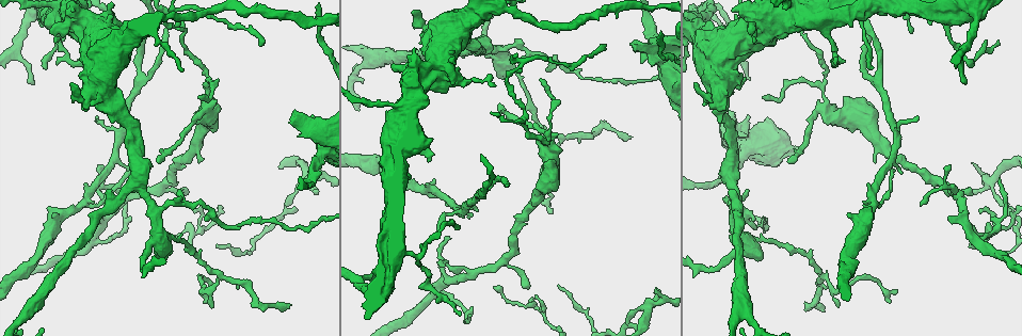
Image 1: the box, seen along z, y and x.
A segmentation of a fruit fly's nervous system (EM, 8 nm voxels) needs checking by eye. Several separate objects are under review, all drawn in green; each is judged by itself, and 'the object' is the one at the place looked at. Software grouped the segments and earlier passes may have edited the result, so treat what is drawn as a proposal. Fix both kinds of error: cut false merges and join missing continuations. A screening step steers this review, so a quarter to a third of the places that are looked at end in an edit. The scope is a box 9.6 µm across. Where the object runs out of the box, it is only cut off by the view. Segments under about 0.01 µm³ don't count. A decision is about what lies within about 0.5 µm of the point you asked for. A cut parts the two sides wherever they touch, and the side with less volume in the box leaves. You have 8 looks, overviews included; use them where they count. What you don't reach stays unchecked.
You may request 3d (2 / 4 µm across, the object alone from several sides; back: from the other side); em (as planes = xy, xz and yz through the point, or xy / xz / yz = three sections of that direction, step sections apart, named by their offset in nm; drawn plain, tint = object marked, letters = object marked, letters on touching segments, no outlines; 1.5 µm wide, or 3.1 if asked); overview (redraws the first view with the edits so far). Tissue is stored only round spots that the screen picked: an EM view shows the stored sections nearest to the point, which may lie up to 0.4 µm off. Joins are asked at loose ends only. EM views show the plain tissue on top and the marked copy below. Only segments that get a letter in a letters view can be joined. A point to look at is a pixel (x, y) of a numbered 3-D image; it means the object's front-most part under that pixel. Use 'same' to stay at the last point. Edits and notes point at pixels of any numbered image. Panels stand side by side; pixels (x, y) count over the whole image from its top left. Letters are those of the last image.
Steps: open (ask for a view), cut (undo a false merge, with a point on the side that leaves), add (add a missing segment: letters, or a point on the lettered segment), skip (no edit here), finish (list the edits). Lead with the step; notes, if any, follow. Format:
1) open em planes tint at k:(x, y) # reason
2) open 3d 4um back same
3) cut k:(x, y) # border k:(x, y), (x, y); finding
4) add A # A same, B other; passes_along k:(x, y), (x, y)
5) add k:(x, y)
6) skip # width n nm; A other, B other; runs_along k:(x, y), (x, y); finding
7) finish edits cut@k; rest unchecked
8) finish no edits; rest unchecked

open 3d 4um back at 1:(506, 187) # an open end

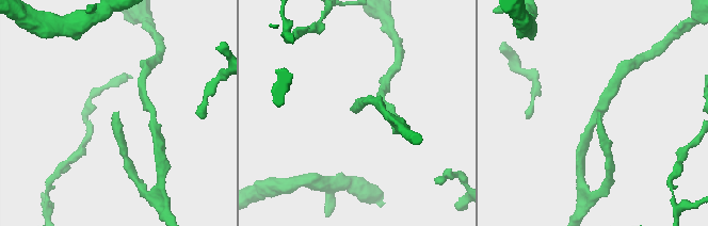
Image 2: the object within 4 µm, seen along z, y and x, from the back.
open em xy step 4 tint at 2:(357, 111) # now the EM

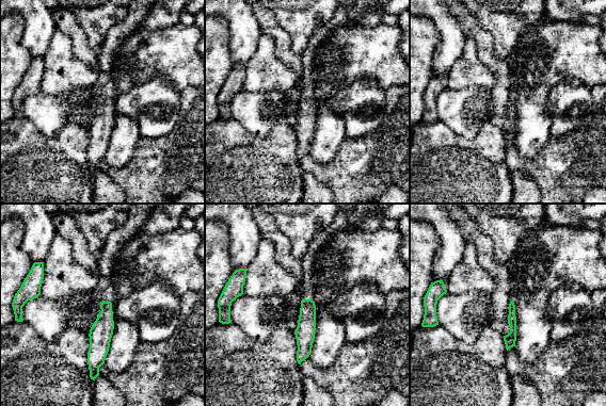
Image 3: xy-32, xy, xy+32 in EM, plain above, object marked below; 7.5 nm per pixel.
open em planes letters same

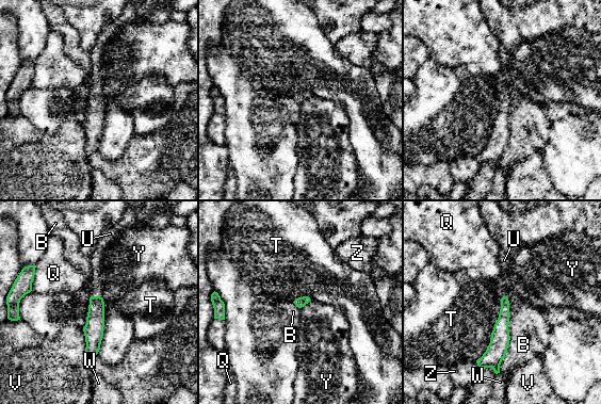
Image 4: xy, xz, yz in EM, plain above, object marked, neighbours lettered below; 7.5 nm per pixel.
add U # B other, Q other, T other, U same, V other, W other, Y other, Z other; passes_along 4:(95, 321), (96, 296), (96, 287); it goes on there

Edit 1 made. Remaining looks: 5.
open em planes tint at 1:(455, 226) # thin end

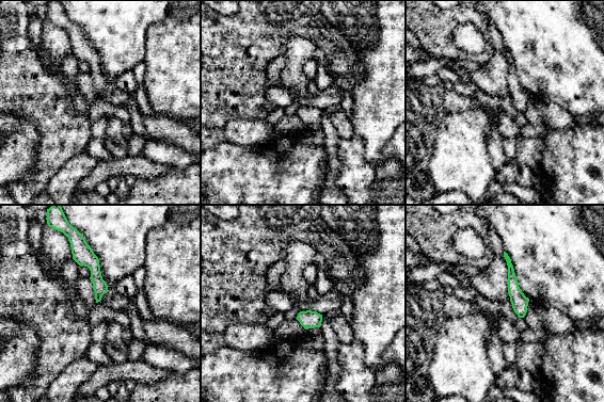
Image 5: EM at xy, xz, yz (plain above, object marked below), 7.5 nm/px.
open em planes letters same

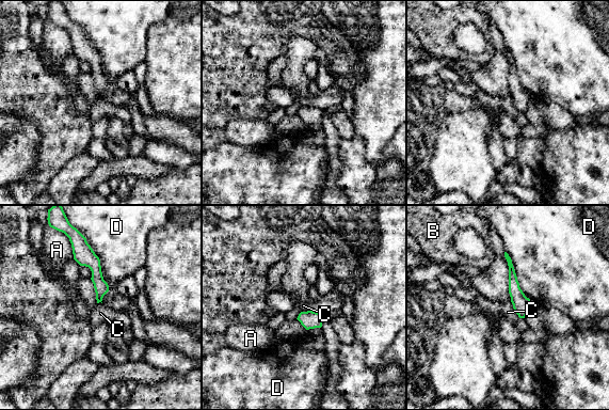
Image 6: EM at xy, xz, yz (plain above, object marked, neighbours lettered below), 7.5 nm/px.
skip # width 110 nm; A other, B other, C other, D other; runs_along 6:(81, 242), (96, 269), (99, 298); no lettered segment goes on from it

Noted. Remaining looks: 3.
open em xz step 8 tint at 1:(206, 109) # abrupt turn

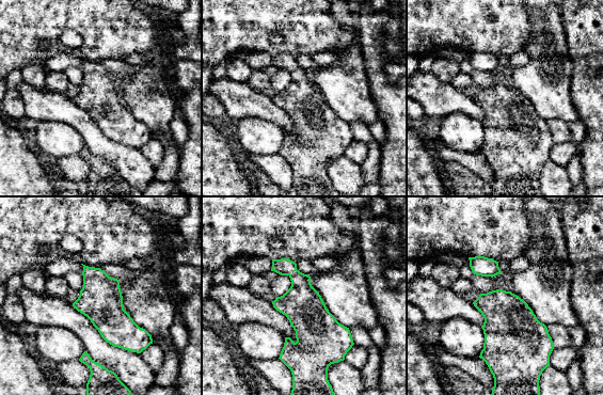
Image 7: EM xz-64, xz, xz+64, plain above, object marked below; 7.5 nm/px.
open em xz step 8 letters same # see the neighbours

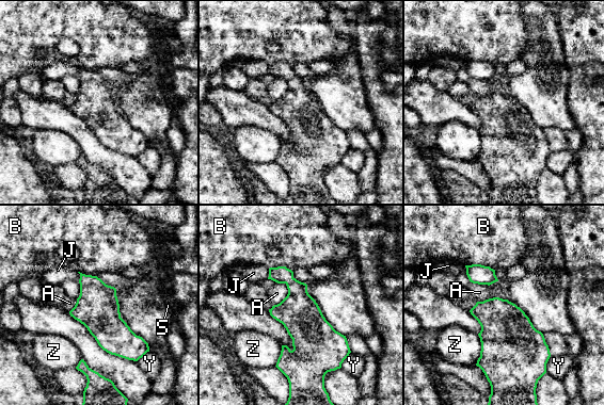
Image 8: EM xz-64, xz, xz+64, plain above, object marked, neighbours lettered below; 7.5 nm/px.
skip # A other, B other, J other, S other, Y other, Z other; border 8:(285, 282), (287, 294), (273, 306); all the same cell

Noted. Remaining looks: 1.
finish edits add@4; rest unchecked

